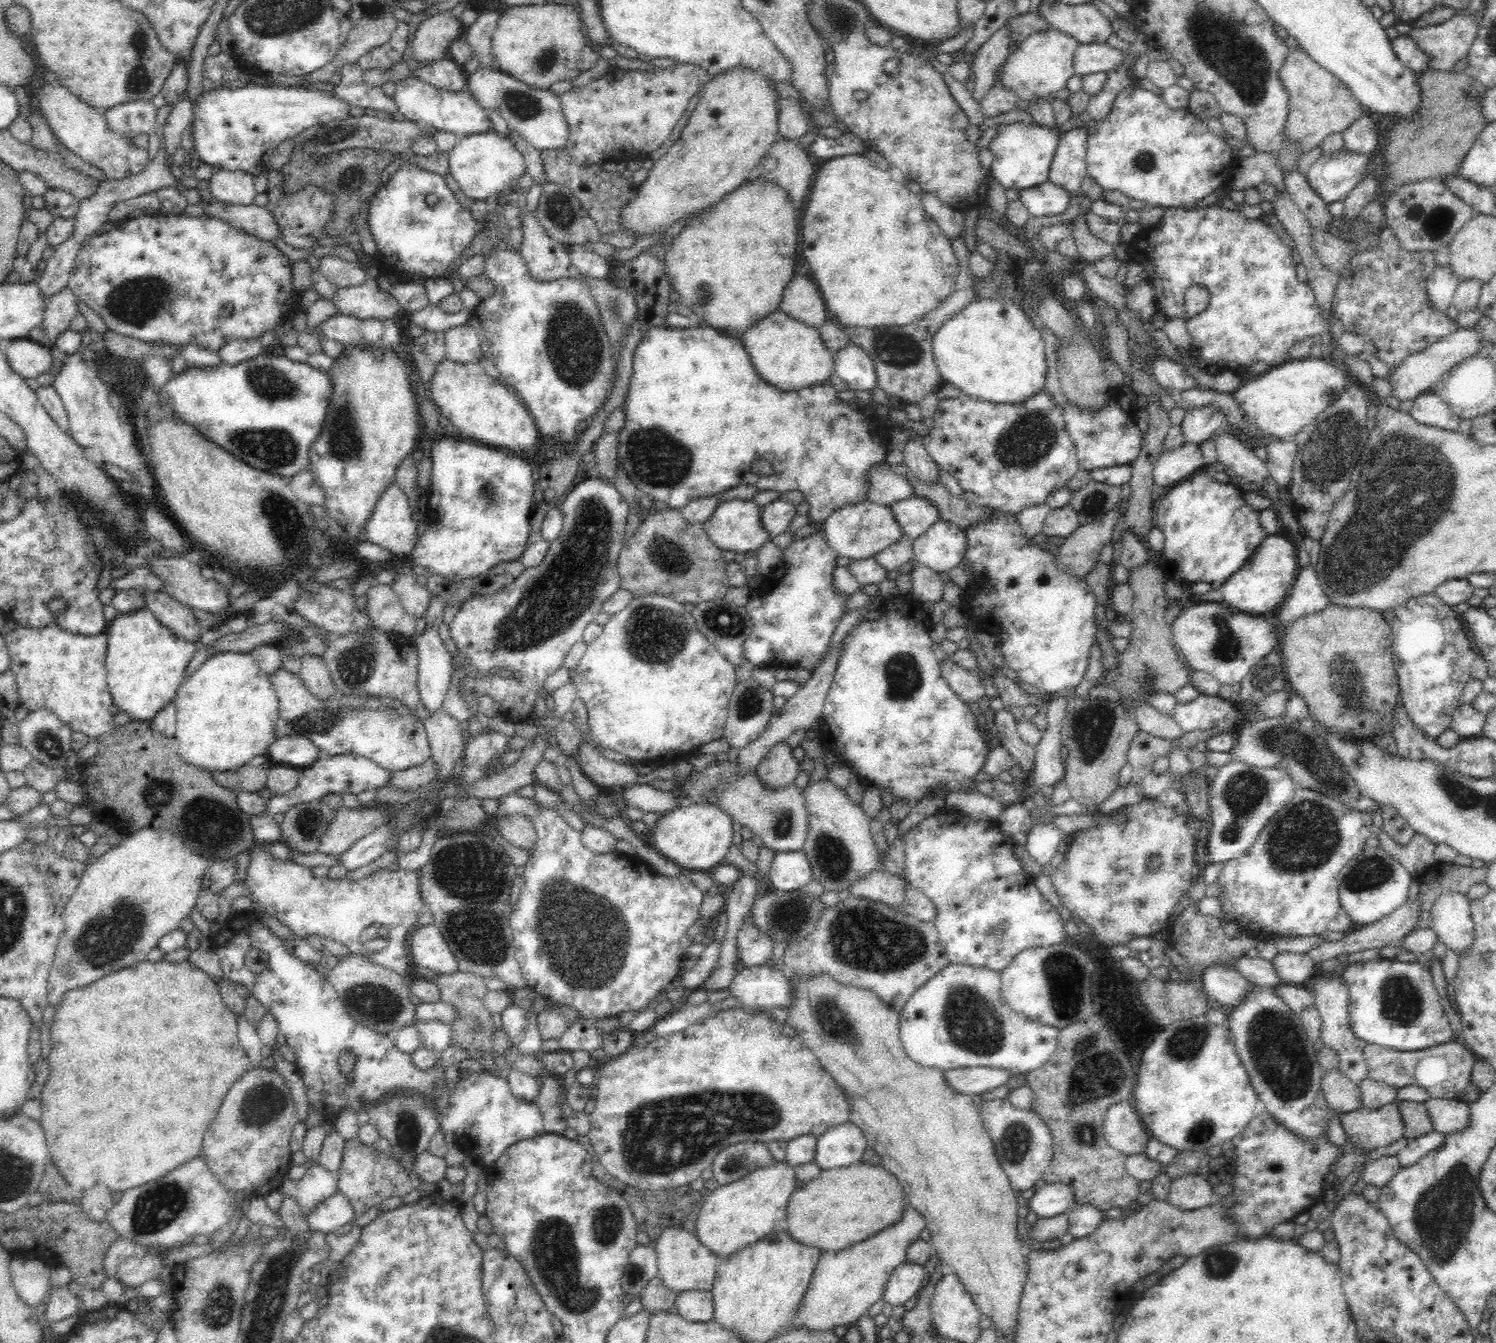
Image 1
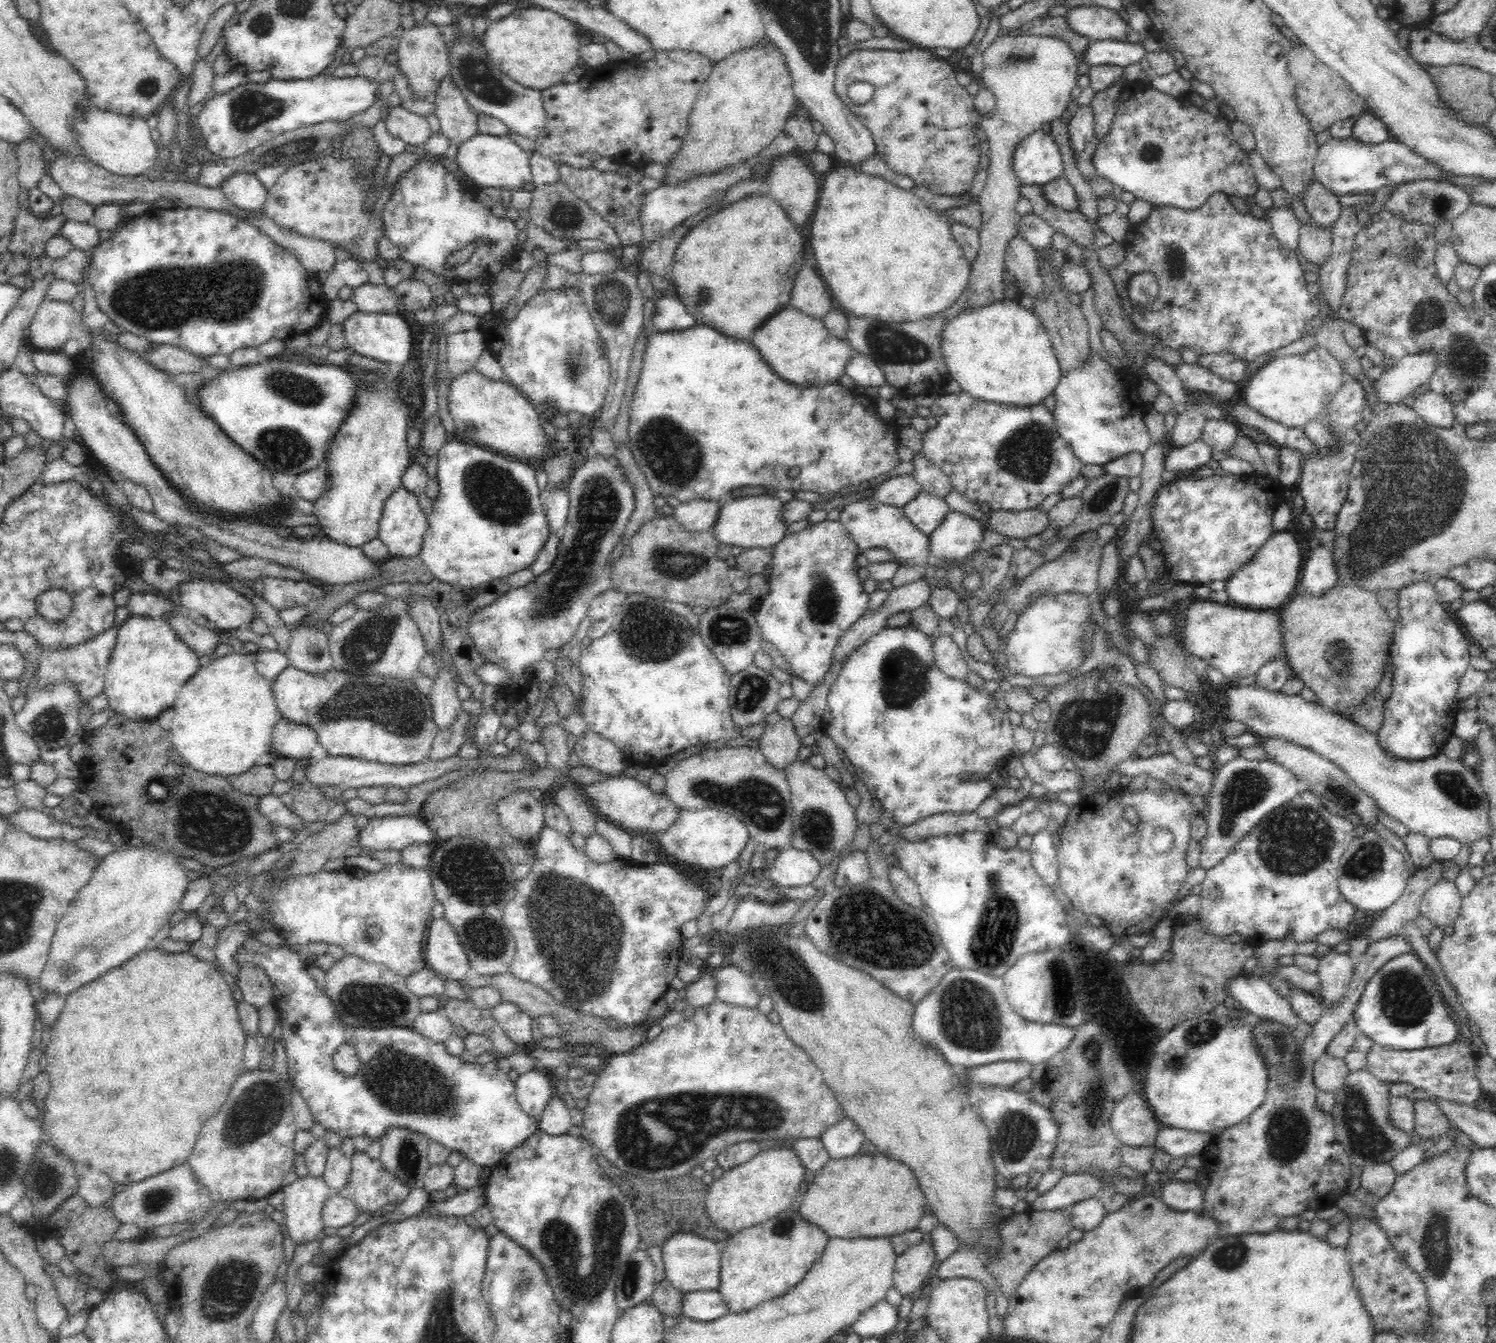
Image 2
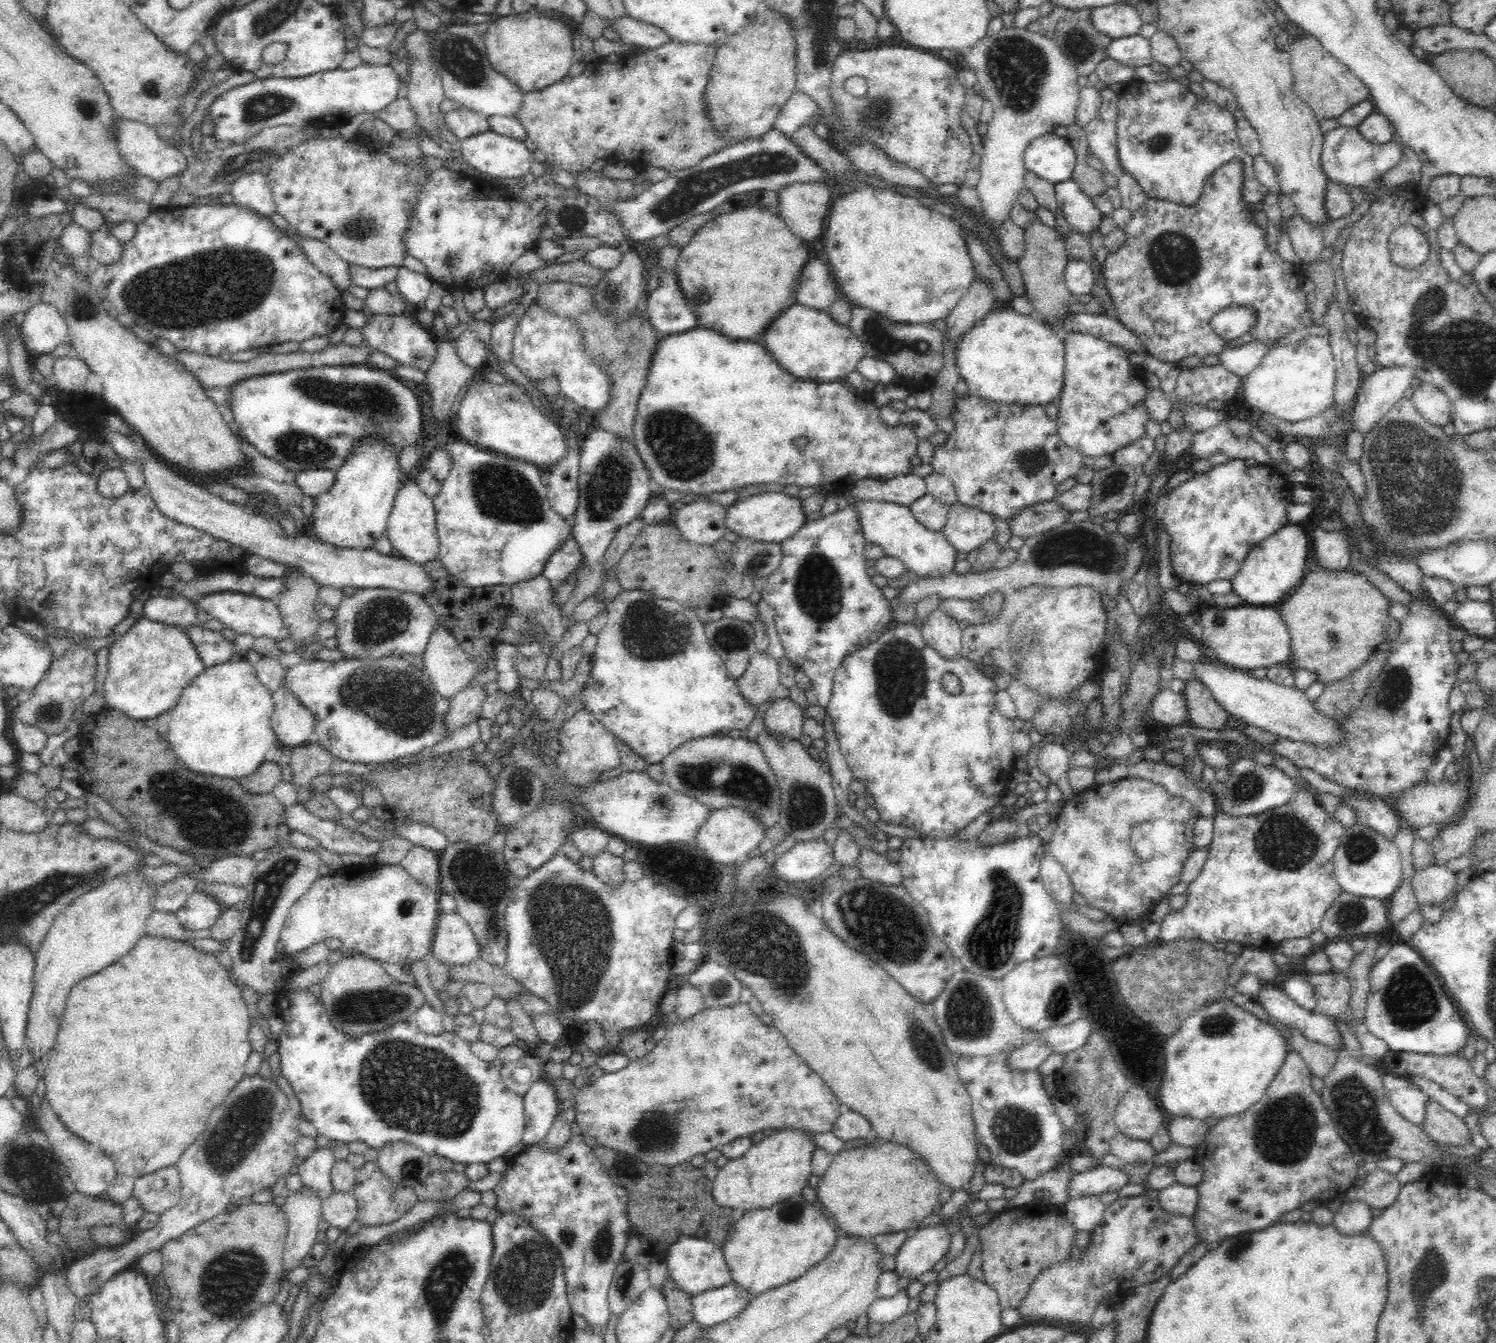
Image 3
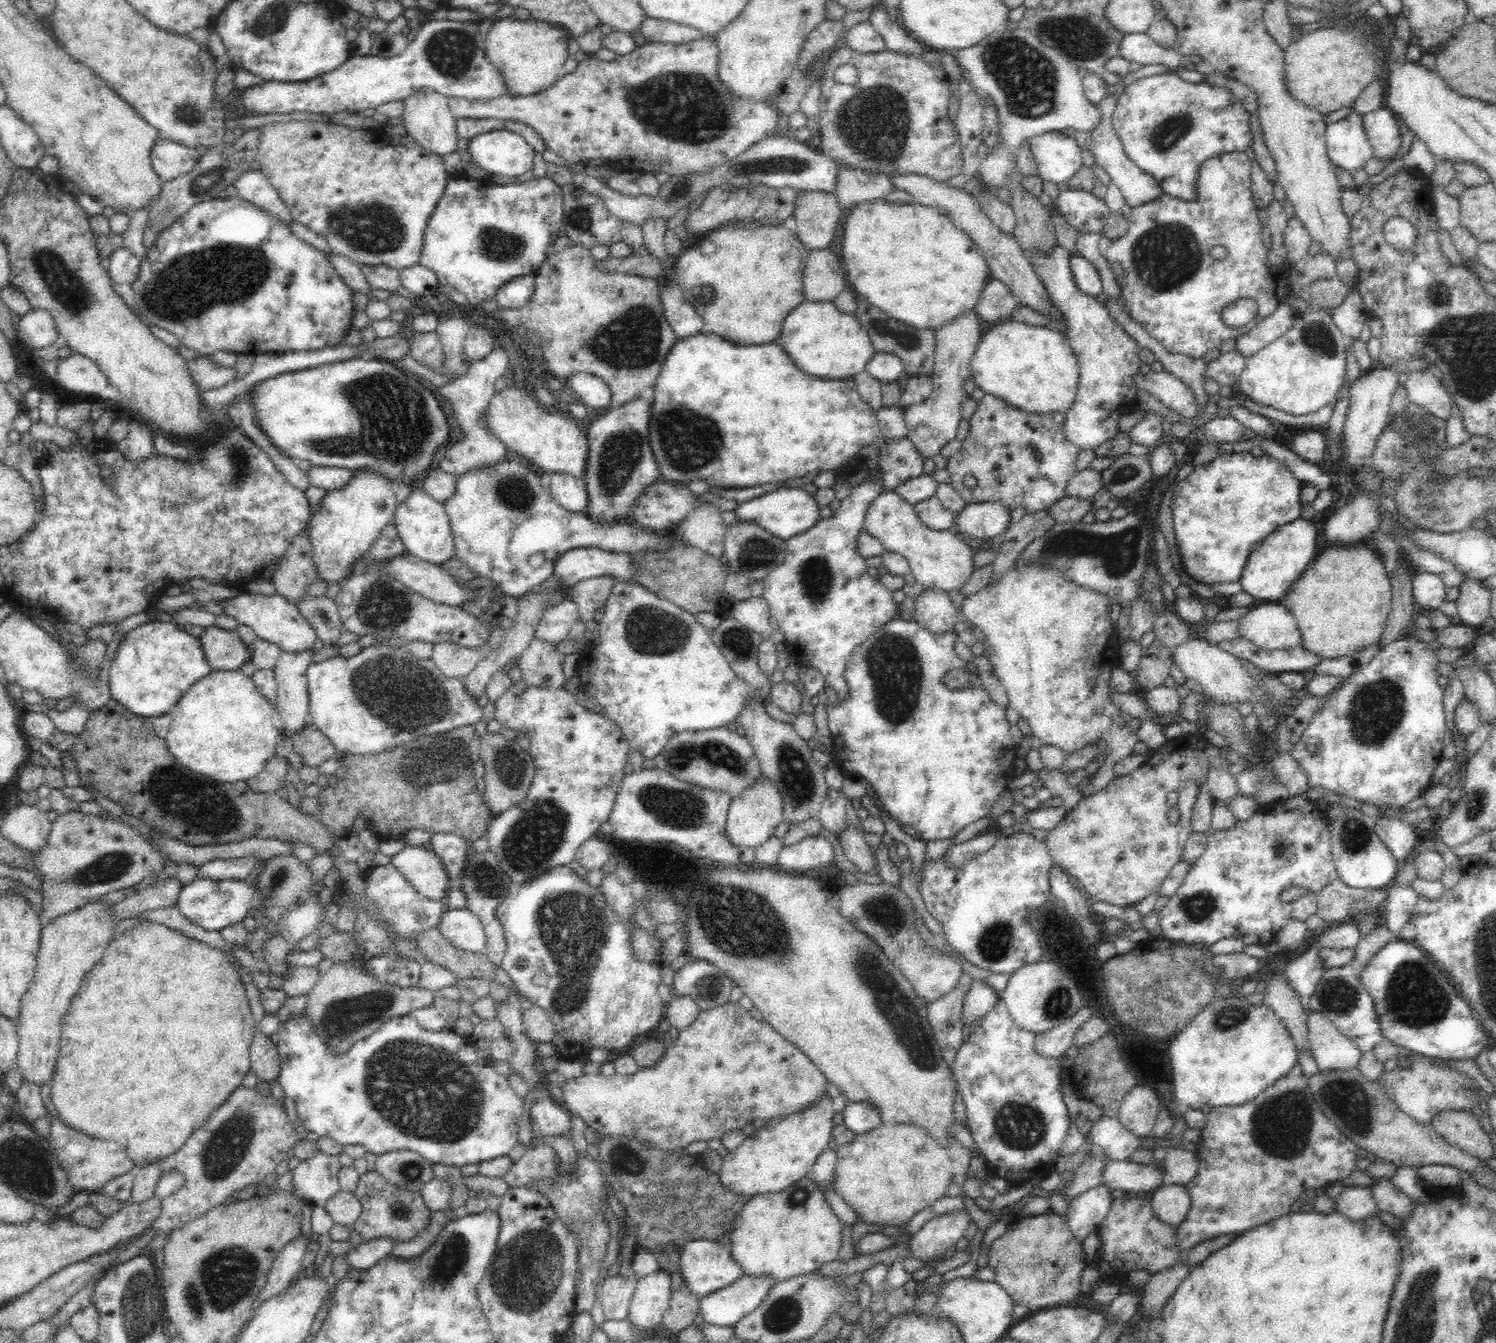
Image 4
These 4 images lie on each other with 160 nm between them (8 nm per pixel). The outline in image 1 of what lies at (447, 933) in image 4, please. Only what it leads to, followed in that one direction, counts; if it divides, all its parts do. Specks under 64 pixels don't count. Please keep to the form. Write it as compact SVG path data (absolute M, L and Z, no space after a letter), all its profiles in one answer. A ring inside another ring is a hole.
M432 923L416 927L407 942L412 964L438 975L457 971L456 957Z

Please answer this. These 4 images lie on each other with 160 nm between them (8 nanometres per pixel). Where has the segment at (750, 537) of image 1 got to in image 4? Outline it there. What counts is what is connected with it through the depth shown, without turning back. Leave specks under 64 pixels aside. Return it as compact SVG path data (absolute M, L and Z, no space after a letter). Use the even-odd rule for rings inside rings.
M810 488L774 490L774 492L768 492L768 494L762 494L762 496L737 504L734 513L738 522L758 524L769 534L788 541L792 536L814 527L821 518L819 516L821 507L817 504L813 494L814 492Z

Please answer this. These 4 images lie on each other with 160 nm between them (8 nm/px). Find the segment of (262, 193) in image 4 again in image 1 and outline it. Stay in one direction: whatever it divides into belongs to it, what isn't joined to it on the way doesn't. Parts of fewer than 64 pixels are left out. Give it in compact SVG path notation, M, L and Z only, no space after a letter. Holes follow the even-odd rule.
M216 170L208 179L208 190L212 198L228 204L252 204L255 191L255 178L244 171Z

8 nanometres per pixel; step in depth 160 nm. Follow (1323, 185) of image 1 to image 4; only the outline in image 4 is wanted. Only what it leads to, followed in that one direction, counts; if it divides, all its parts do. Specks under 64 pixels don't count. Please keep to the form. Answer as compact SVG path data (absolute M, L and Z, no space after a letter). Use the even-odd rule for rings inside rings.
M1351 112L1325 128L1327 156L1334 168L1353 174L1365 168L1374 157L1374 149L1362 126L1362 115Z

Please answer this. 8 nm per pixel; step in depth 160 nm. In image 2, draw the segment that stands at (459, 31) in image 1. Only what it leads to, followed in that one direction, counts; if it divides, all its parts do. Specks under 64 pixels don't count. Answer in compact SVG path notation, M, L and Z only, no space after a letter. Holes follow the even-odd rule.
M428 24L427 26L416 25L414 28L404 29L397 55L400 70L410 83L414 99L433 101L440 82L450 69L449 47L440 35L440 28L434 24Z

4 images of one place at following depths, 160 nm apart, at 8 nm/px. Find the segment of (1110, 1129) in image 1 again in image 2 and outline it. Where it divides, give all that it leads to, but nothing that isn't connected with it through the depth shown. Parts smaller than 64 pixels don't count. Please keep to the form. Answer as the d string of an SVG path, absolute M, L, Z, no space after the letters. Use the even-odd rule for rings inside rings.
M1138 1090L1128 1093L1116 1103L1110 1125L1120 1143L1128 1147L1154 1147L1161 1128L1146 1097Z

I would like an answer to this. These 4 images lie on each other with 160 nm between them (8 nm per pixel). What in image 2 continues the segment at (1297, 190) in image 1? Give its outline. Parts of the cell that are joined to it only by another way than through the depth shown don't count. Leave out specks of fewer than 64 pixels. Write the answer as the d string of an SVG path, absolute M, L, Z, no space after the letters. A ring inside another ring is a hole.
M1312 180L1304 190L1303 205L1312 219L1312 224L1318 227L1331 228L1338 220L1341 206L1338 196L1326 190L1324 185Z

